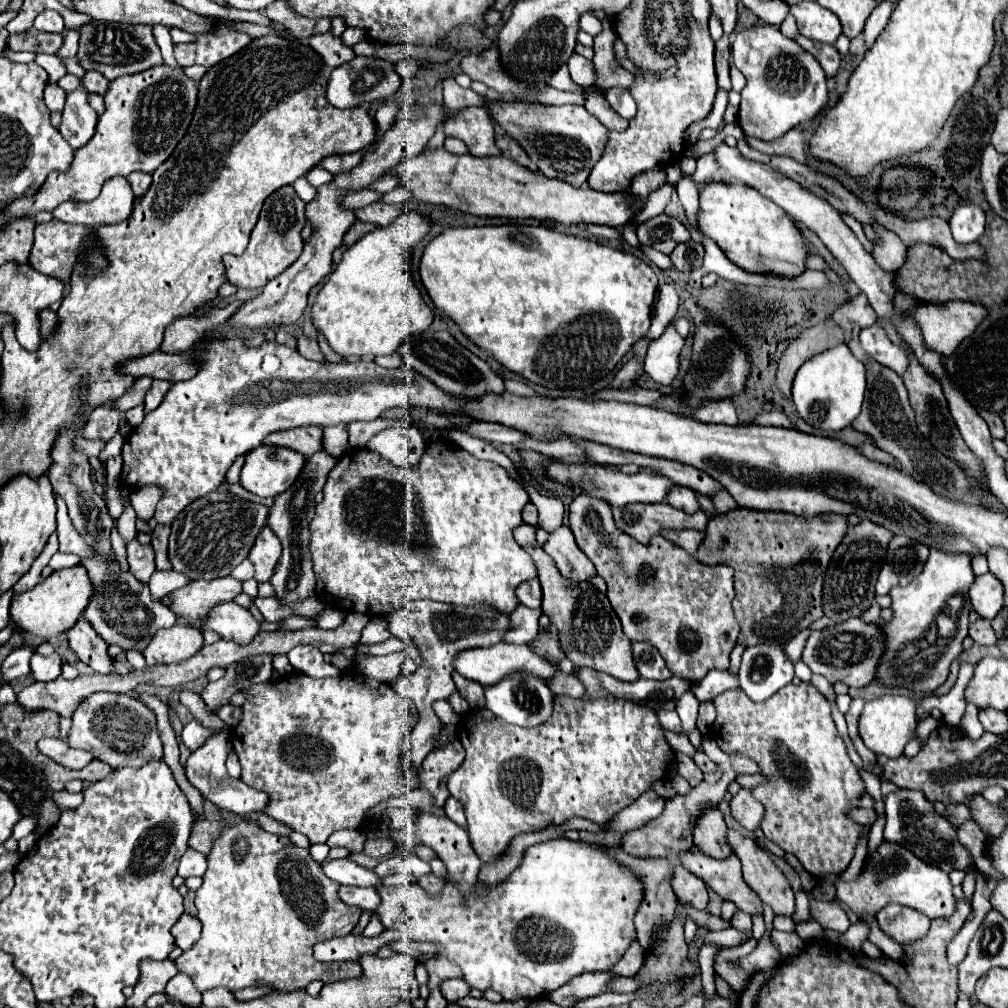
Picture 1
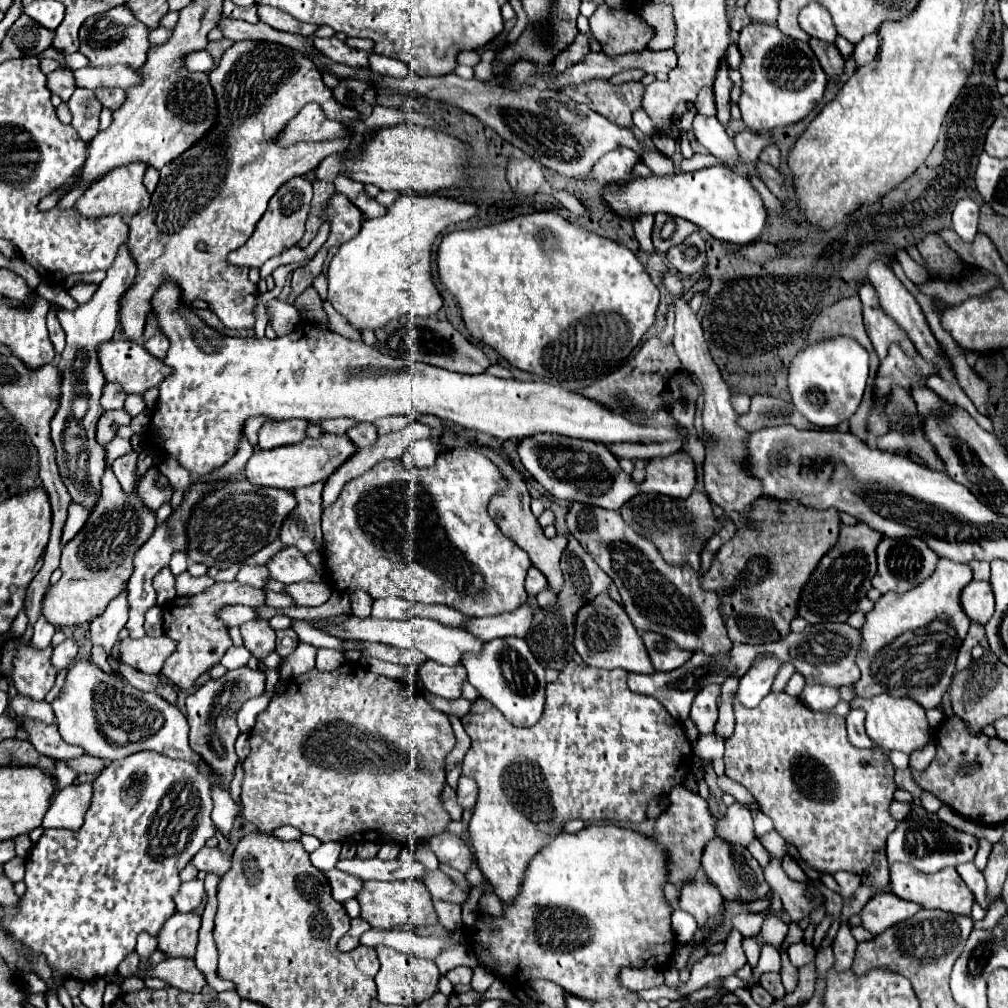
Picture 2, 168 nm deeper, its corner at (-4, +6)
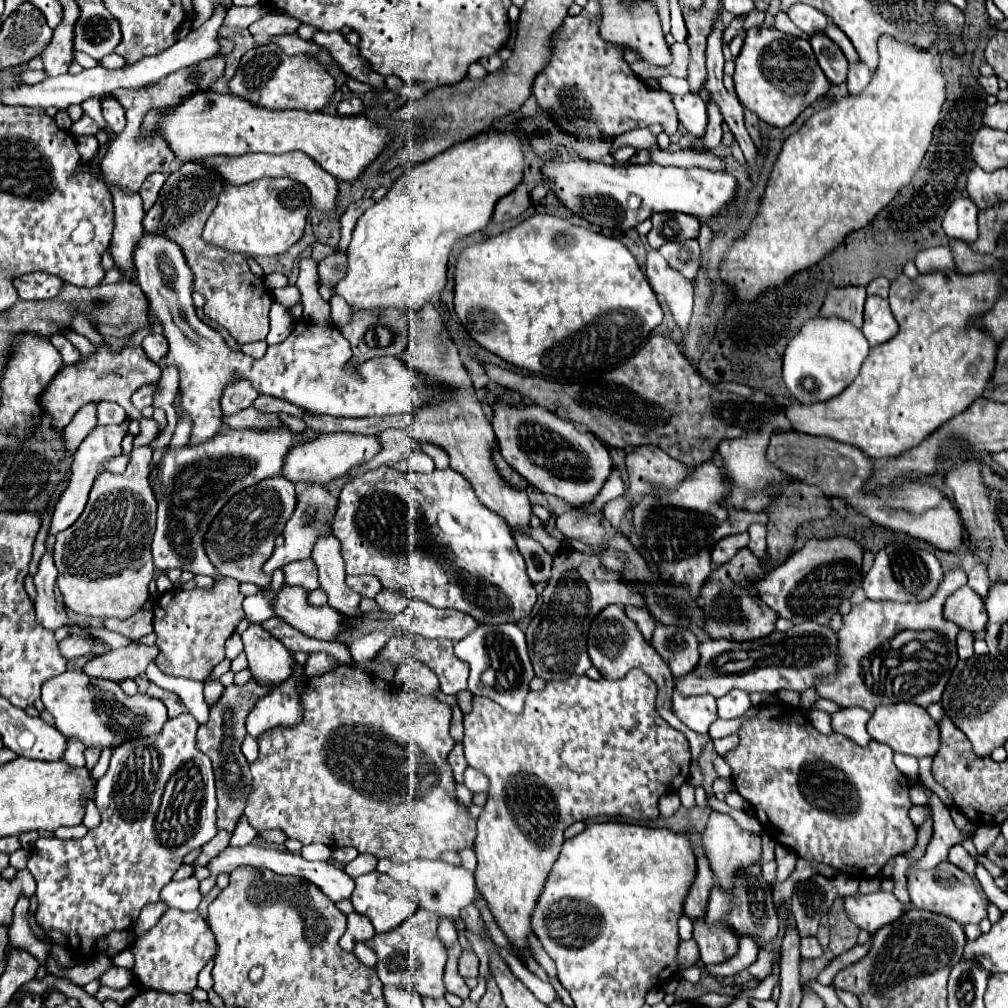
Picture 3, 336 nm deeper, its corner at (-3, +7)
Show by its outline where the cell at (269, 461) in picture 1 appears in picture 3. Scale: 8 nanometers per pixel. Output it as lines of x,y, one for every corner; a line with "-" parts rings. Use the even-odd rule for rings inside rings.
324,433
306,445
294,447
284,459
282,475
290,481
314,481
314,483
328,483
336,477
346,475
352,467
368,463
380,451
380,439
356,433

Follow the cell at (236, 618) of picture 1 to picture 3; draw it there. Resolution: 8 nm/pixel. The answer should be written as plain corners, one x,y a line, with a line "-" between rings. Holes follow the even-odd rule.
258,623
242,633
252,679
260,685
280,685
292,675
292,653

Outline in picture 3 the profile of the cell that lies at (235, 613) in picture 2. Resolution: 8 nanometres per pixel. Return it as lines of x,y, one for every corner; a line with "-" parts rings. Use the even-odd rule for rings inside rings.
278,569
278,573
272,575
272,585
266,593
256,593
256,595
248,597
248,605
244,607
246,619
250,619
252,623
262,623
262,621
270,619
274,615
270,601
274,599
274,595
282,587
282,583
284,583
284,573
282,573
282,569

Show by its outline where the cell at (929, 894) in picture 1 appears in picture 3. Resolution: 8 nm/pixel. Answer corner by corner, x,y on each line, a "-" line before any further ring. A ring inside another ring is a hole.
942,861
932,871
916,871
908,877
908,893
912,899
912,905
916,909
926,909
938,915
944,915
952,921
958,921
960,925
966,923
980,923
988,917
988,905
990,899
982,891
976,877
968,875
966,871
958,869
950,861

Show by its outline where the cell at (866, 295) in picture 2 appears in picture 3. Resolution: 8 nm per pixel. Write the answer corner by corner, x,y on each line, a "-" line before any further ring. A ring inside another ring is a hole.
878,277
868,283
868,295
878,295
878,297
888,297
888,279

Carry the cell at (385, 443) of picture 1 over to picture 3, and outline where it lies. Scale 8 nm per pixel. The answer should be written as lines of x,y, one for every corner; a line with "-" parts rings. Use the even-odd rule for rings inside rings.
420,449
412,451
408,459
400,461
394,465
398,471
404,471
404,473
432,473
434,471
434,461
422,453

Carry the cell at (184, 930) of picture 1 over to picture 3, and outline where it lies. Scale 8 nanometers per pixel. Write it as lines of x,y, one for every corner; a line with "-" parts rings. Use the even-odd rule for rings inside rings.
170,907
148,933
140,935
134,945
130,945
130,951
134,955
132,975
138,985
164,993
192,993
196,989
198,973
210,959
214,959
216,939
198,911

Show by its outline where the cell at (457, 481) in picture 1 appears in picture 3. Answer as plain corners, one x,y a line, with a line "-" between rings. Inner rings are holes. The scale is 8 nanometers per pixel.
384,465
354,477
340,491
332,535
340,541
348,575
374,575
384,589
404,591
414,599
430,603
432,607
462,611
476,621
486,621
492,625
518,623
532,613
538,599
508,523
484,507
472,485
452,469
436,469
432,475
410,475

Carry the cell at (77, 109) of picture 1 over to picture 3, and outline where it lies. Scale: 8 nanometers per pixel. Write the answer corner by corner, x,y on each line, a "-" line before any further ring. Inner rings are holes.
84,115
80,121
76,121
74,125
72,125
72,129
70,129
70,133
72,135
96,135
100,131
100,127
88,117
88,115

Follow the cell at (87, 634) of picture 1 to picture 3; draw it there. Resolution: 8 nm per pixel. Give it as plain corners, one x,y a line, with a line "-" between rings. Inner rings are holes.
150,683
150,687
148,687
148,695
160,699
160,701
166,705
170,717
176,717
176,715
188,711
176,693
170,693
170,691
166,691
166,689
160,689
160,687
154,685
154,683

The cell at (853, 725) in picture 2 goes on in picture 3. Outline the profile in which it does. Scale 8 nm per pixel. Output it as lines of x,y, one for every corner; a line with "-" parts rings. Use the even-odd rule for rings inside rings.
846,707
846,709
840,709
840,711
832,713
830,717
832,717
832,729
836,733
852,739
860,747
866,747
870,743
872,737
866,731
866,723
870,719
870,713
866,709

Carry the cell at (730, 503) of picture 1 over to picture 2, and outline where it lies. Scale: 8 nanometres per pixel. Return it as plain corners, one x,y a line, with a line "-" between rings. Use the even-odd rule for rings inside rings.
667,270
665,272
665,284
669,288
669,292
675,296
675,352
681,360
681,364
685,366
685,370
699,380
699,384
703,386
703,428
708,436
708,442
705,450
705,466
703,466
703,482
705,492
709,496
711,502
715,502
717,506
721,506
727,516
739,524
743,522
743,518
739,516
739,512
747,510
751,506
751,502
755,498
761,496
761,486
755,484
755,480
747,478
745,472
745,458
747,458
747,450
745,450
745,440
747,440
747,432
737,426
737,418
739,414
733,410
731,406
731,392
729,386
725,384
717,364
713,362
709,350
707,350
707,342
703,338
703,328
701,322
697,320
697,316
691,312
689,304
683,300
681,290
683,284
681,280
675,276
675,270

